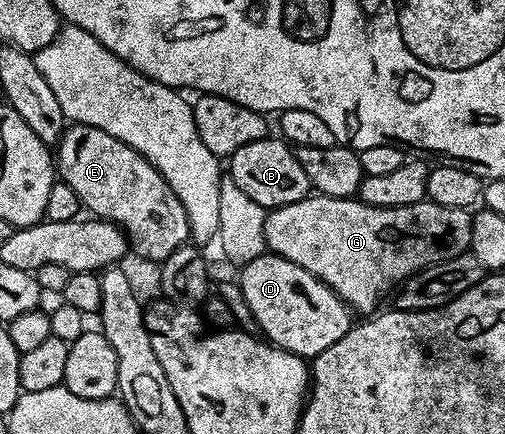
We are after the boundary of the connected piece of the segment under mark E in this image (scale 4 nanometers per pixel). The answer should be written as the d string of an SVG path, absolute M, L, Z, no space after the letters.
M69 125L60 137L60 145L55 147L54 166L58 171L59 181L74 188L81 207L92 213L89 215L112 222L123 230L133 255L136 253L148 262L159 264L168 259L170 252L189 241L188 221L182 208L182 200L178 200L178 196L174 196L174 192L169 190L158 168L154 168L154 164L150 164L134 148L122 144L122 140L93 126Z

